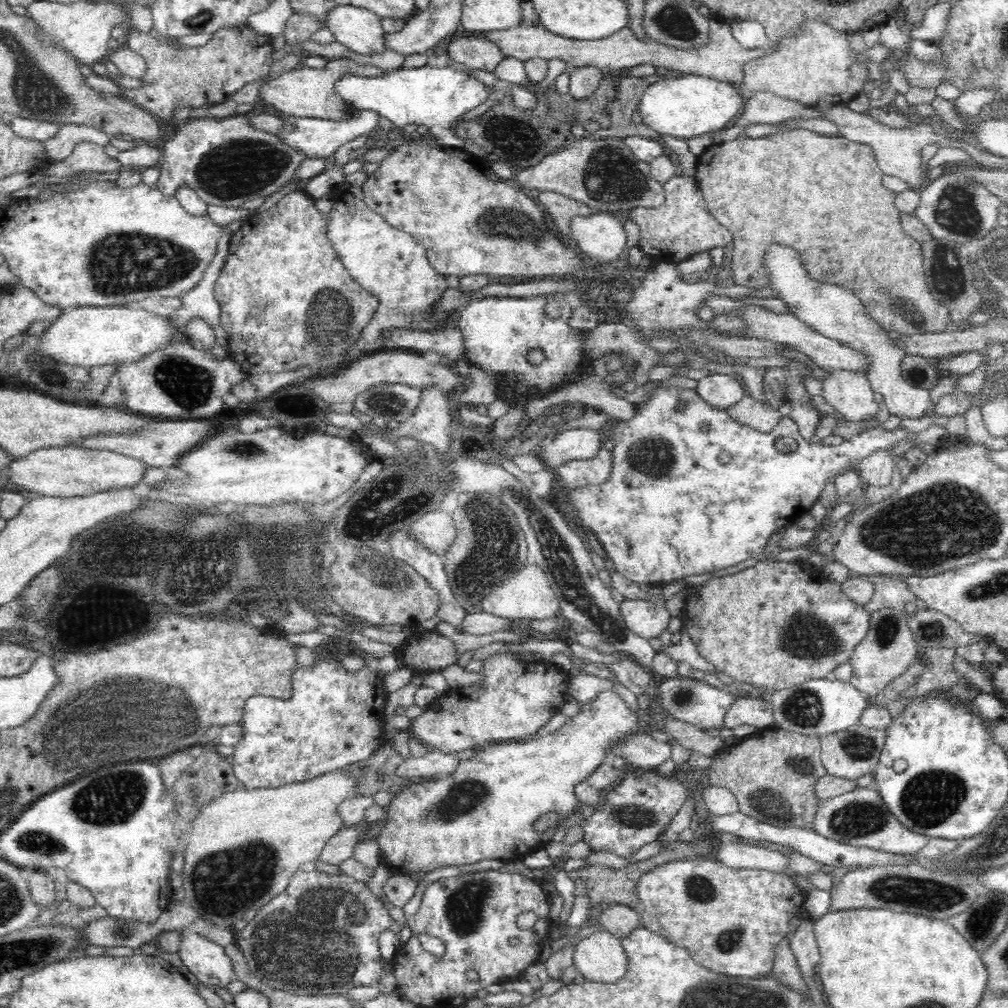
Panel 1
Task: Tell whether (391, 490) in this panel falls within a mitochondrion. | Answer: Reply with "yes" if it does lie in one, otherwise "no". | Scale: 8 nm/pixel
yes

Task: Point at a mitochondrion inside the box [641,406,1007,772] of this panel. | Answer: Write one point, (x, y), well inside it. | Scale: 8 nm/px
(945, 521)

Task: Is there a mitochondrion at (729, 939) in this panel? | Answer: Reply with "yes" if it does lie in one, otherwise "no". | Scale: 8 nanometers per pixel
yes

